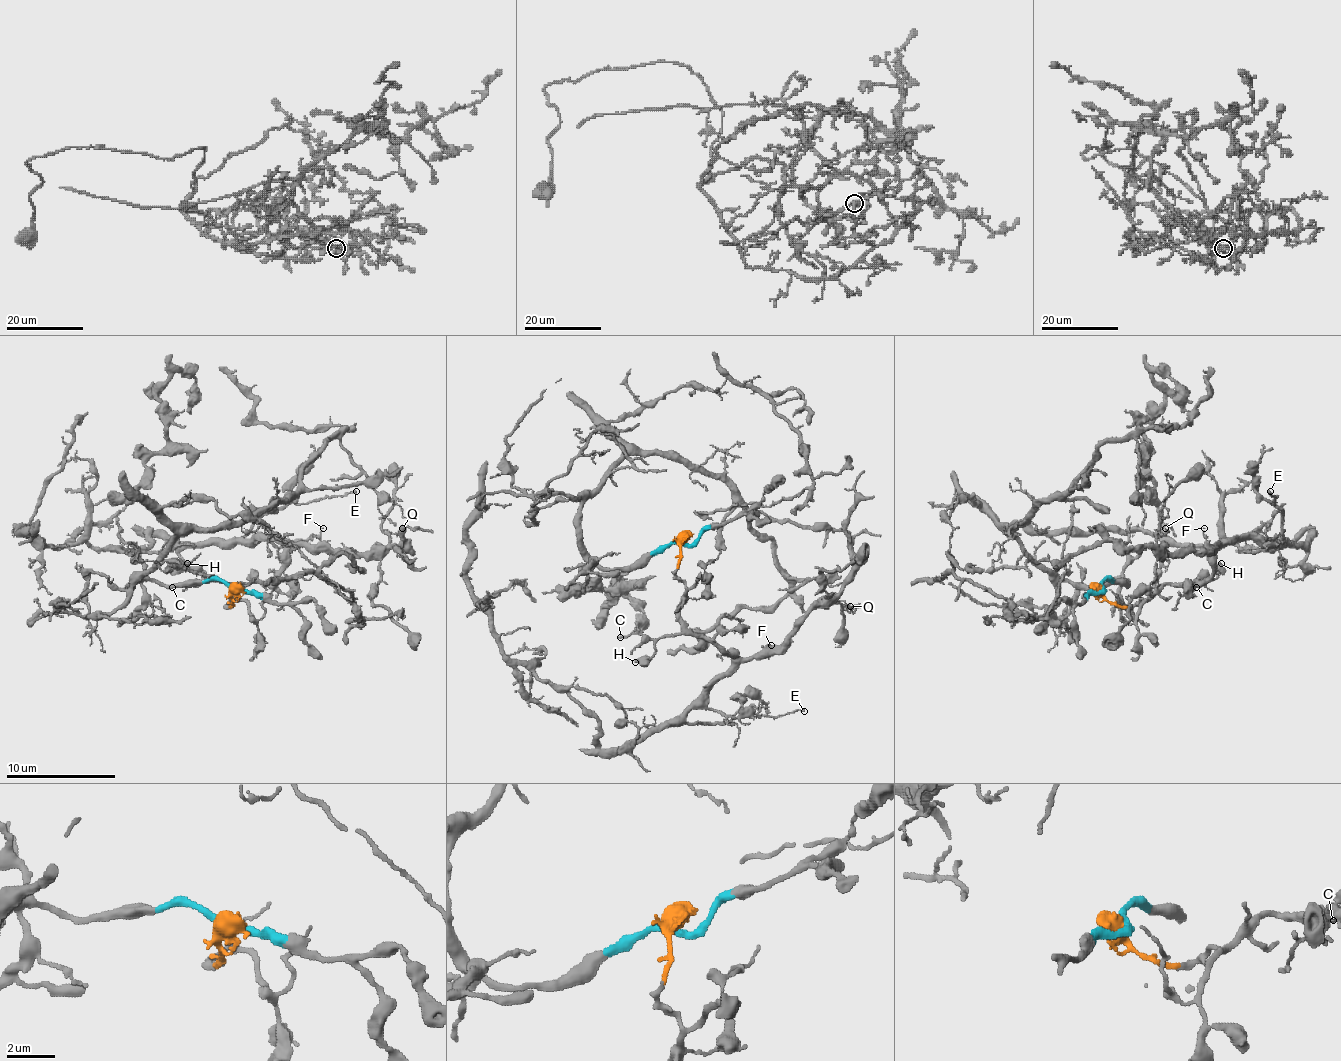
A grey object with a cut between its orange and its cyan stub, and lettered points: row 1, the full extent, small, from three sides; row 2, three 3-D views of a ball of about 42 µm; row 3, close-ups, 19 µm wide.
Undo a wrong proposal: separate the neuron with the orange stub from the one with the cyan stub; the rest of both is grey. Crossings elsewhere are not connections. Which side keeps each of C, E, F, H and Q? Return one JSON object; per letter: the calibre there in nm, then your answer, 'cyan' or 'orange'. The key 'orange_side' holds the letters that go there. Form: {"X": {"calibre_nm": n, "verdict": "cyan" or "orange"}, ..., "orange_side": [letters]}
{"C": {"calibre_nm": 140, "verdict": "orange"}, "E": {"calibre_nm": 130, "verdict": "orange"}, "F": {"calibre_nm": 70, "verdict": "orange"}, "H": {"calibre_nm": 400, "verdict": "orange"}, "Q": {"calibre_nm": 150, "verdict": "orange"}, "orange_side": ["C", "E", "F", "H", "Q"]}

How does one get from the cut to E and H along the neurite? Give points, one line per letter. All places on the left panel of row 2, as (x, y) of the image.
E: (234, 587), (228, 606), (231, 585), (266, 582), (283, 549), (236, 538), (291, 503), (356, 492)
H: (234, 587), (228, 606), (236, 598), (231, 585), (234, 585), (206, 582), (187, 563)

